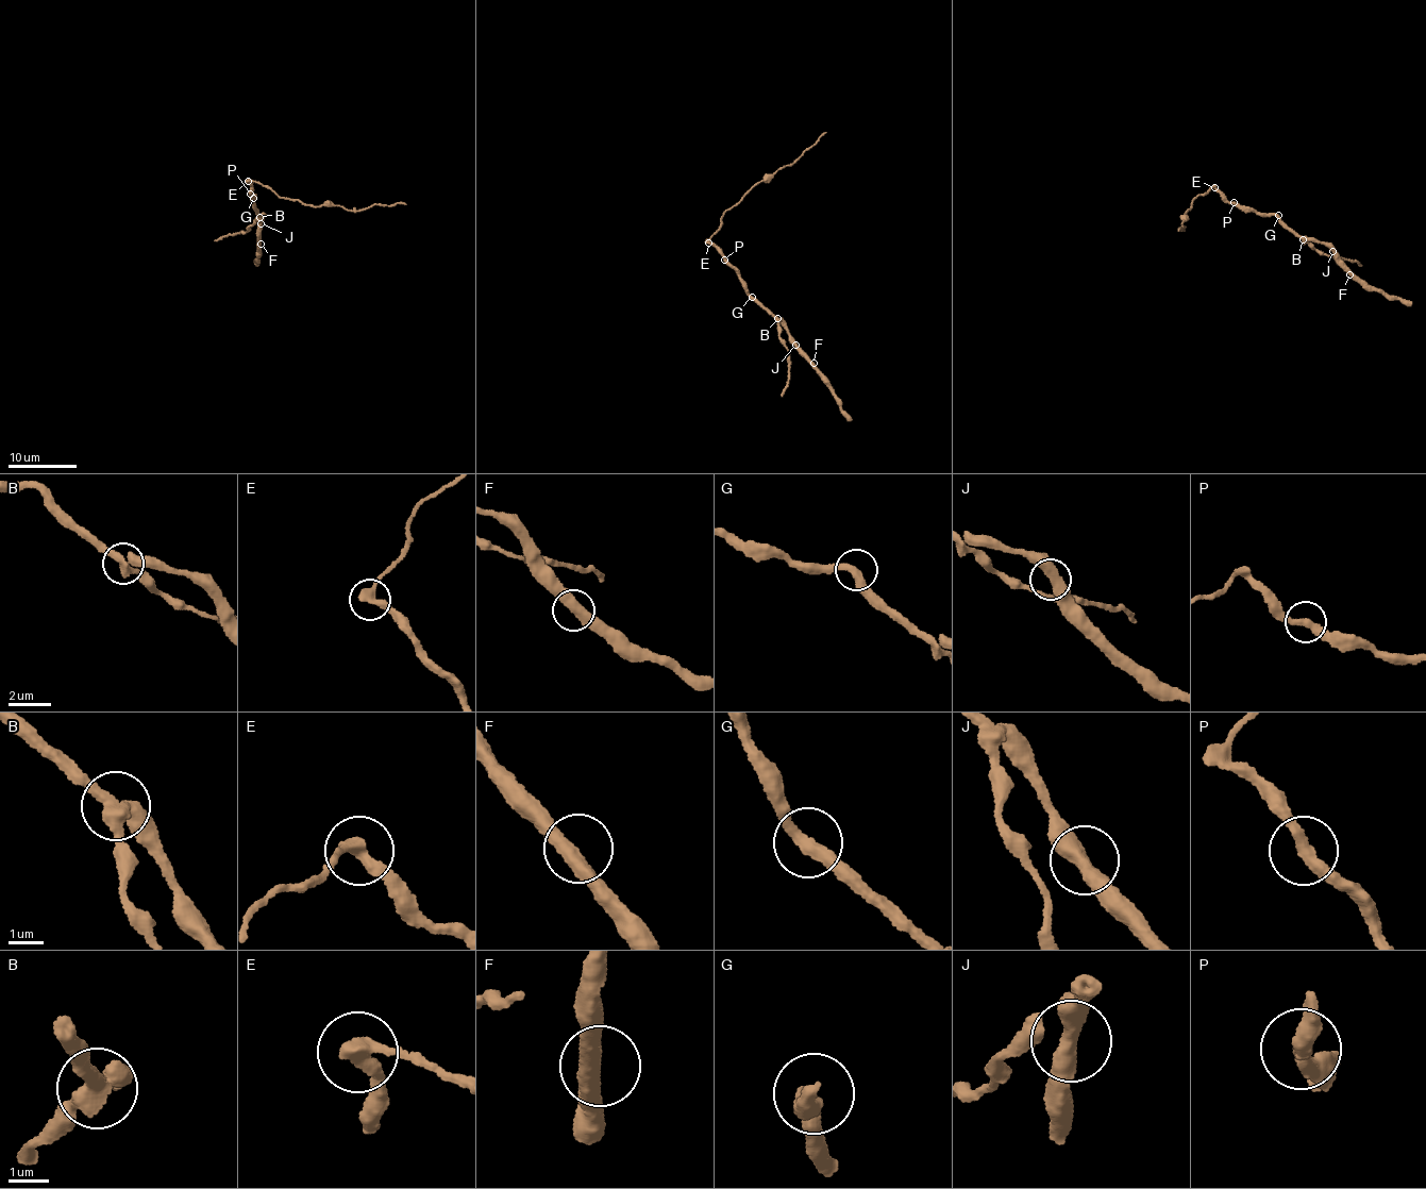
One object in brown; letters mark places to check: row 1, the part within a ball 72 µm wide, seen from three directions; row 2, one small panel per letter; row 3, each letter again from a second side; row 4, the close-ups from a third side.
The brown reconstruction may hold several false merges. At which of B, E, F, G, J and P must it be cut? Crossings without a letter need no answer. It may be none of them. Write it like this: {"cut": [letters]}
{"cut": ["B", "E"]}

